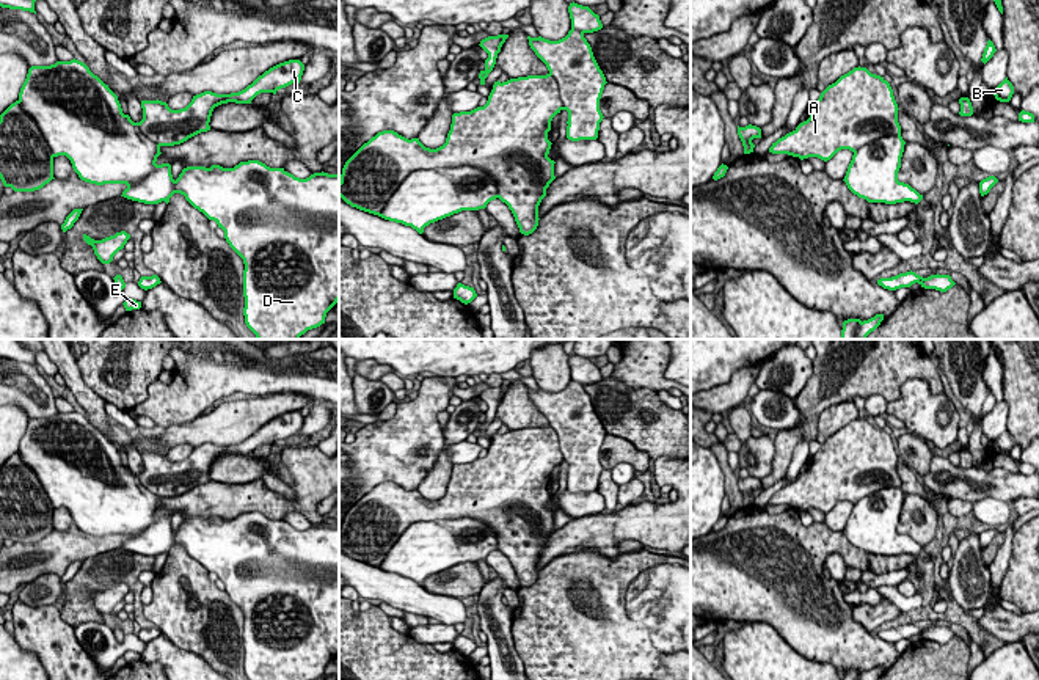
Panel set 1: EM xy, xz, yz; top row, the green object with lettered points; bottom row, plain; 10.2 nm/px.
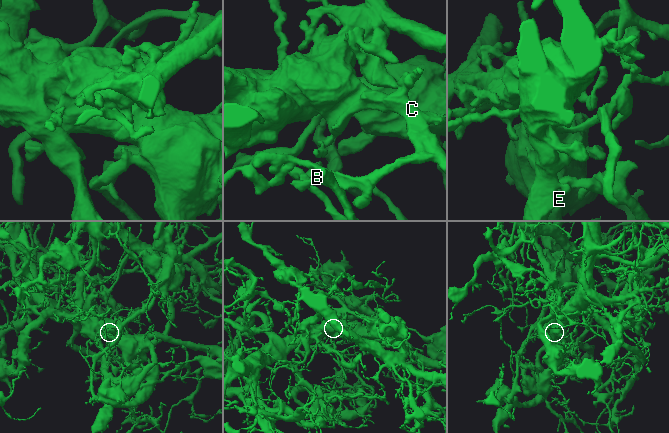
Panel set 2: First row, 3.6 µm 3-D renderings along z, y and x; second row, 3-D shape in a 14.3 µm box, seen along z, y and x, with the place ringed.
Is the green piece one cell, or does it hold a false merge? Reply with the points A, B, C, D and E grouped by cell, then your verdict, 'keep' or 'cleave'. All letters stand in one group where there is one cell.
groups A B C / D E; cleave

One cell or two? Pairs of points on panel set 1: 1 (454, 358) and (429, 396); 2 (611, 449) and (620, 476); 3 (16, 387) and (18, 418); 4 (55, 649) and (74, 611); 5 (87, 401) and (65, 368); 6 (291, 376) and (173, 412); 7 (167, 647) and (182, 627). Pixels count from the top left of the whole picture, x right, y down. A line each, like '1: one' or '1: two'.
1: two
2: two
3: two
4: two
5: one
6: one
7: two

